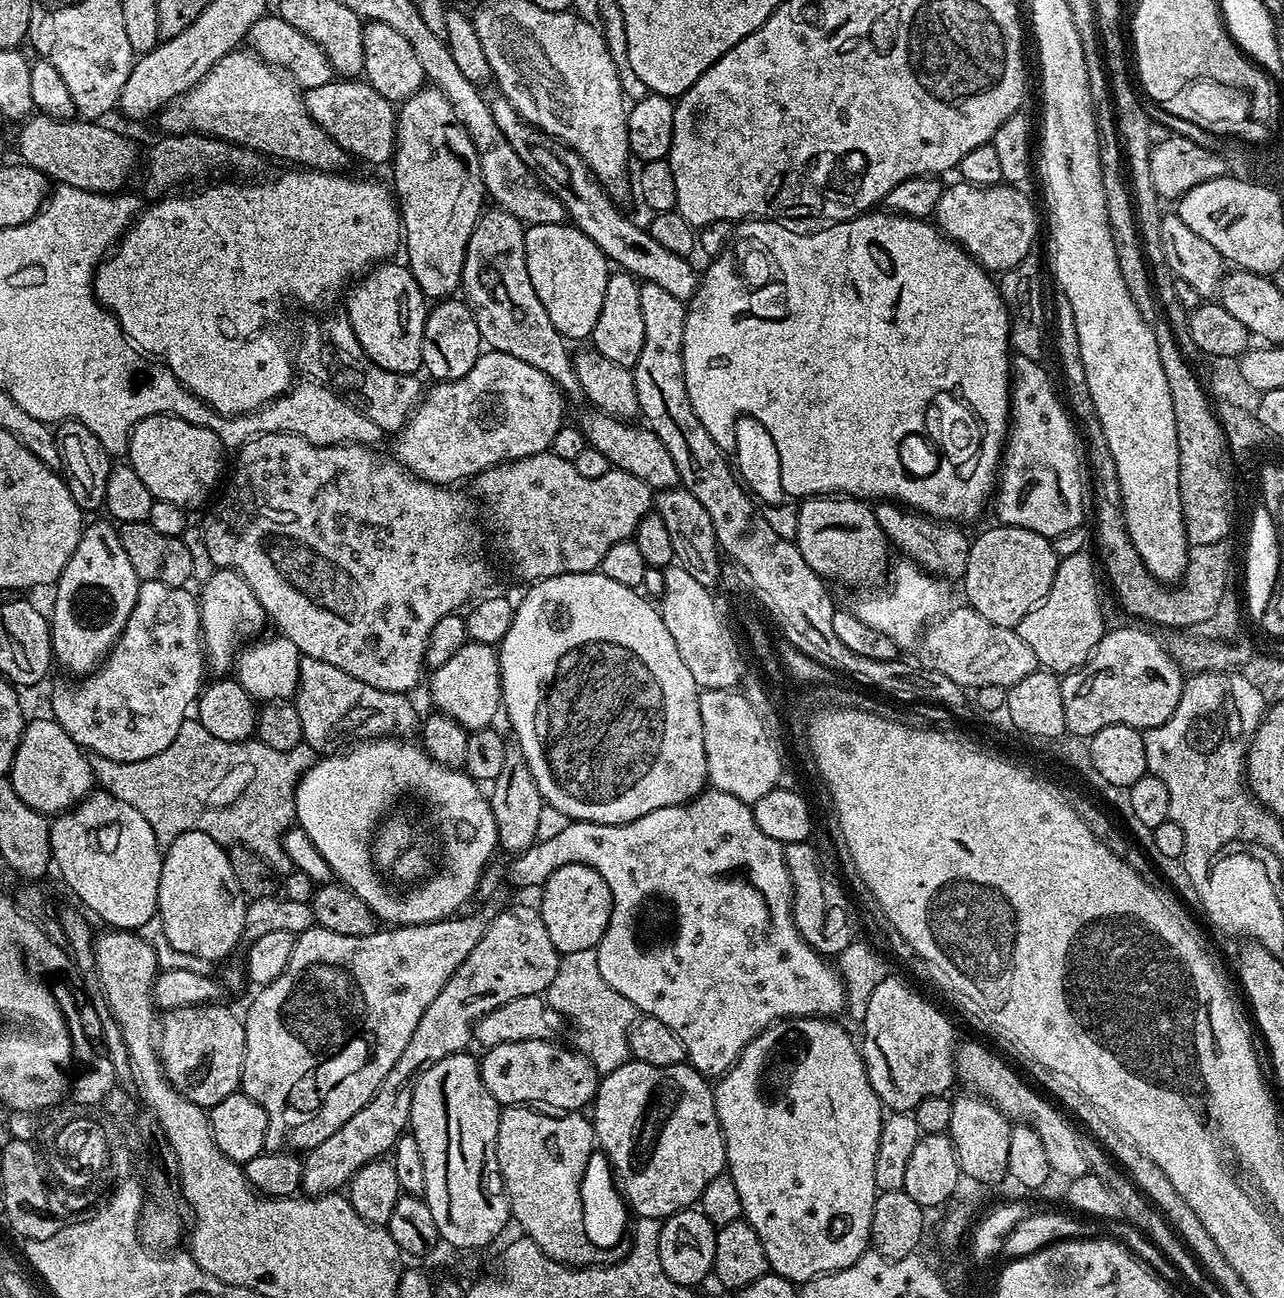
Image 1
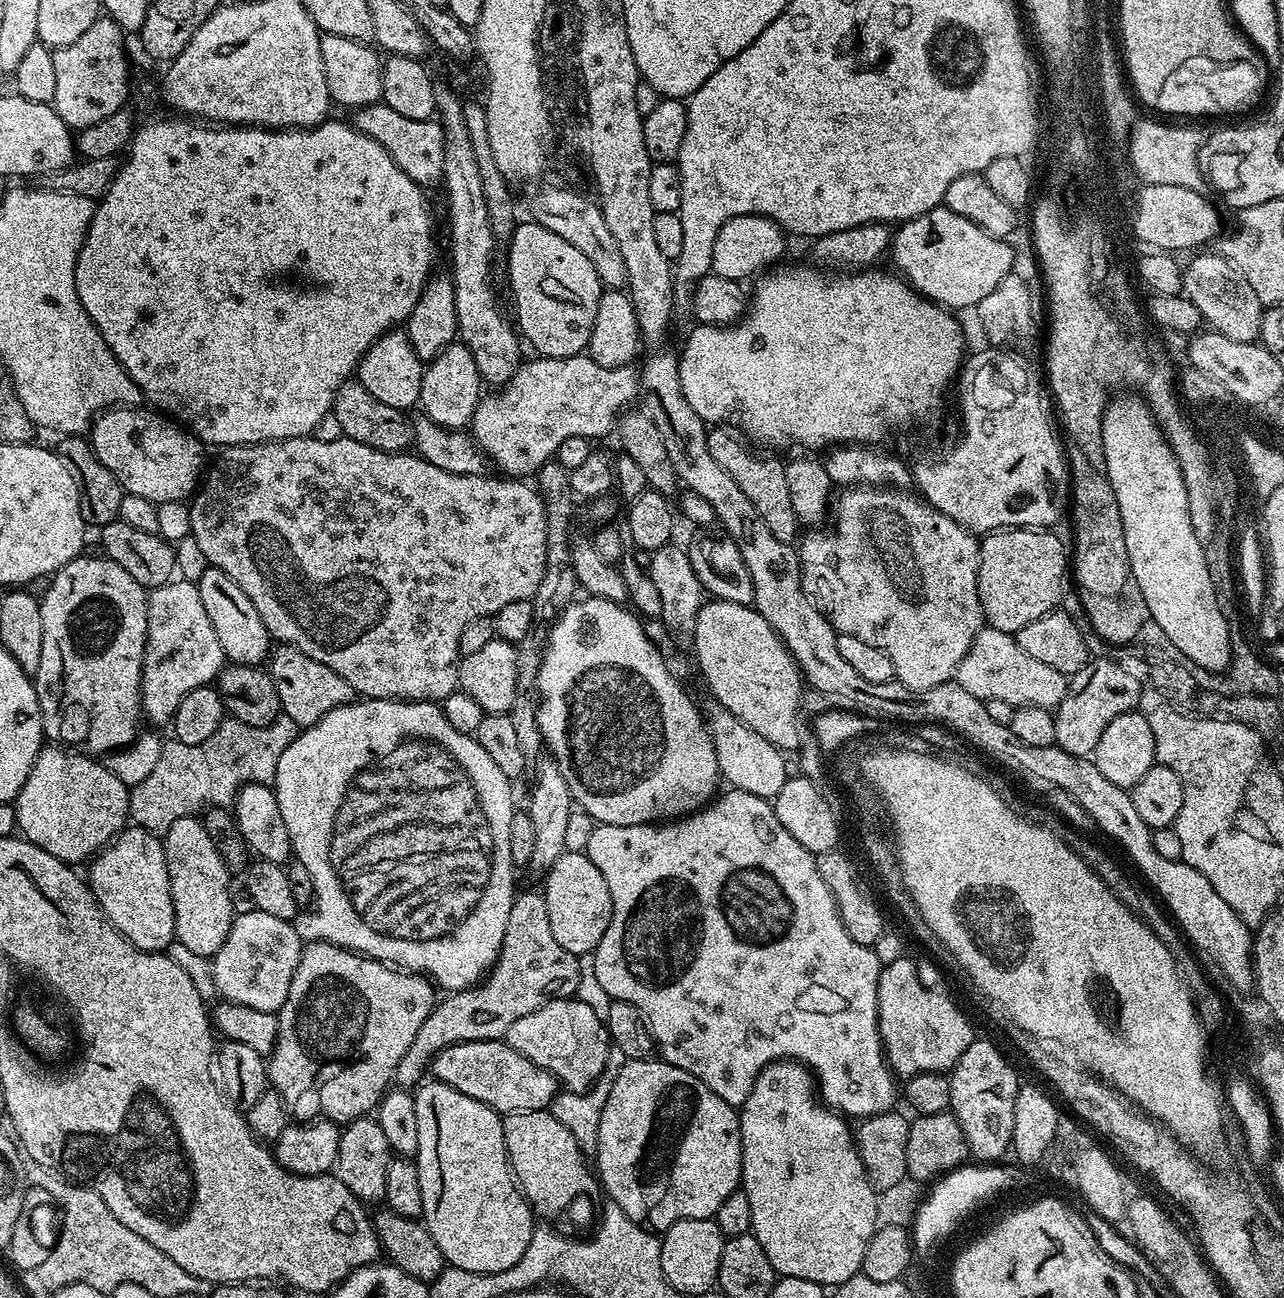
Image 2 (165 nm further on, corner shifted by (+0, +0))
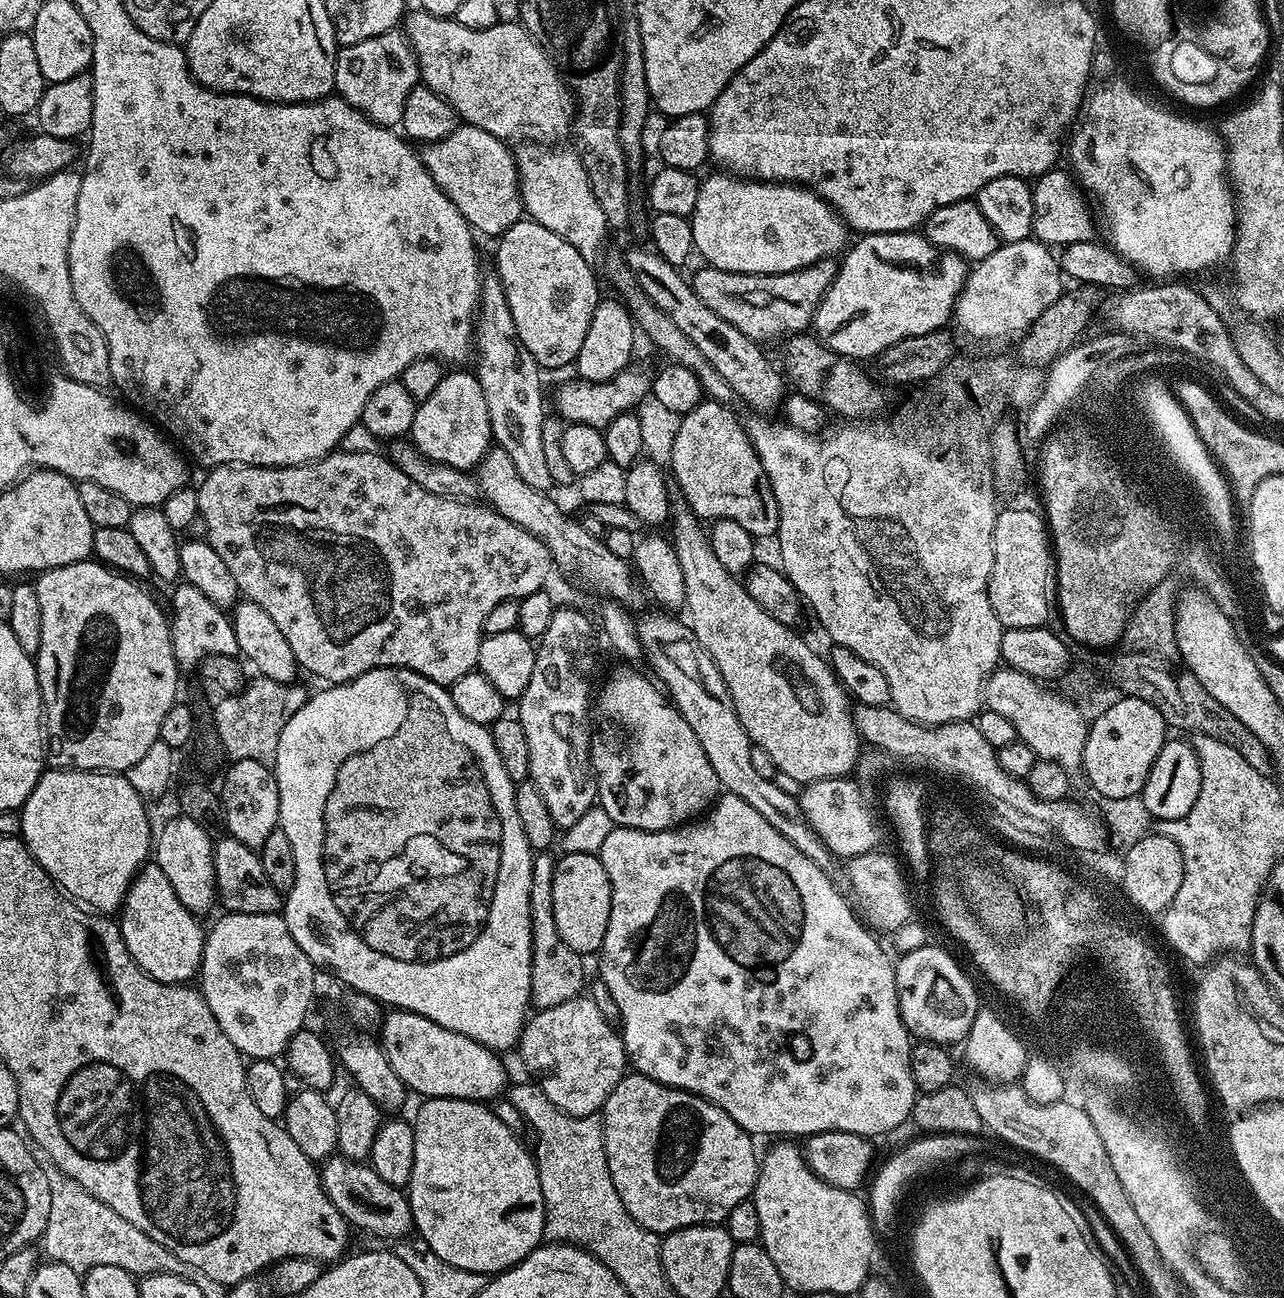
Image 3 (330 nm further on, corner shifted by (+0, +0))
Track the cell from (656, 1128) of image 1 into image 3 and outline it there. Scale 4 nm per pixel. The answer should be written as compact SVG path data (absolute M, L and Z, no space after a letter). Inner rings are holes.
M641 1072L626 1074L610 1090L602 1109L606 1162L610 1166L610 1178L614 1178L614 1190L622 1198L622 1206L646 1230L667 1234L679 1228L695 1224L723 1225L730 1210L738 1202L749 1199L756 1189L760 1173L760 1160L753 1137L748 1135L730 1114L714 1106L706 1098L695 1096L681 1088L671 1088L654 1078L646 1078Z

